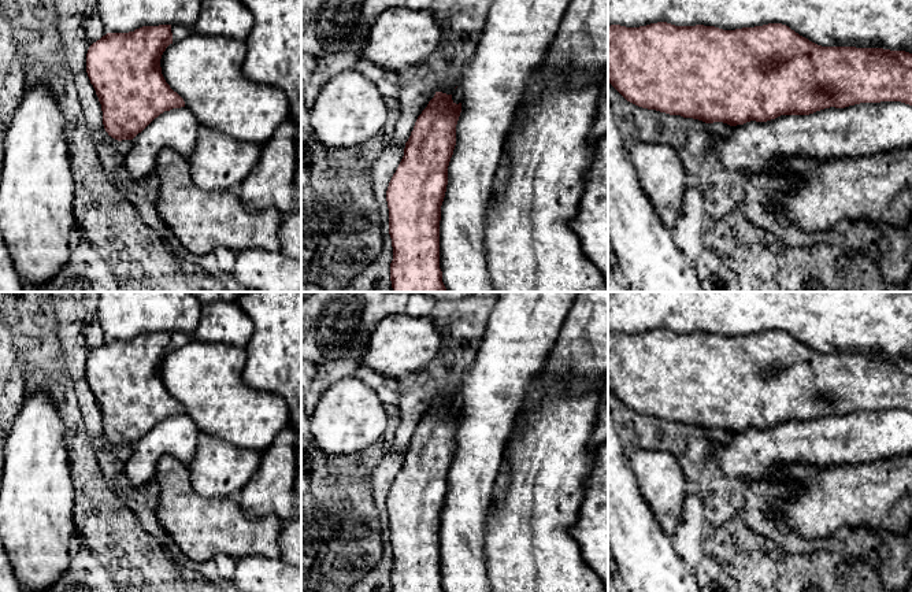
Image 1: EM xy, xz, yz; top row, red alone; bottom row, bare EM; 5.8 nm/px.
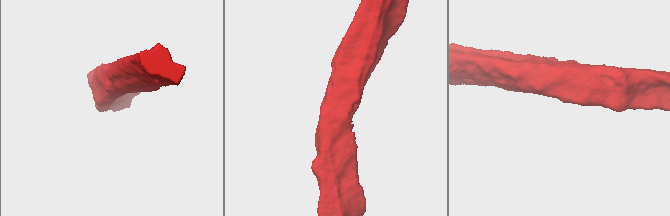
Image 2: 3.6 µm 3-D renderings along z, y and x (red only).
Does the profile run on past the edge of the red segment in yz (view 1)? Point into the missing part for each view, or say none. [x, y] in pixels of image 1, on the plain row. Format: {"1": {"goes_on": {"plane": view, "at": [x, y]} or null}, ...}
{"1": {"goes_on": null}}

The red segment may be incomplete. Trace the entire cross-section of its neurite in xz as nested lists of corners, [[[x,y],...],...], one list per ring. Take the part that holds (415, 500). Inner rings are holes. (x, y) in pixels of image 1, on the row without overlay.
[[[435,399],[418,423],[389,489],[392,592],[444,592],[440,576],[441,513],[460,419],[461,410],[456,411],[452,402]]]

